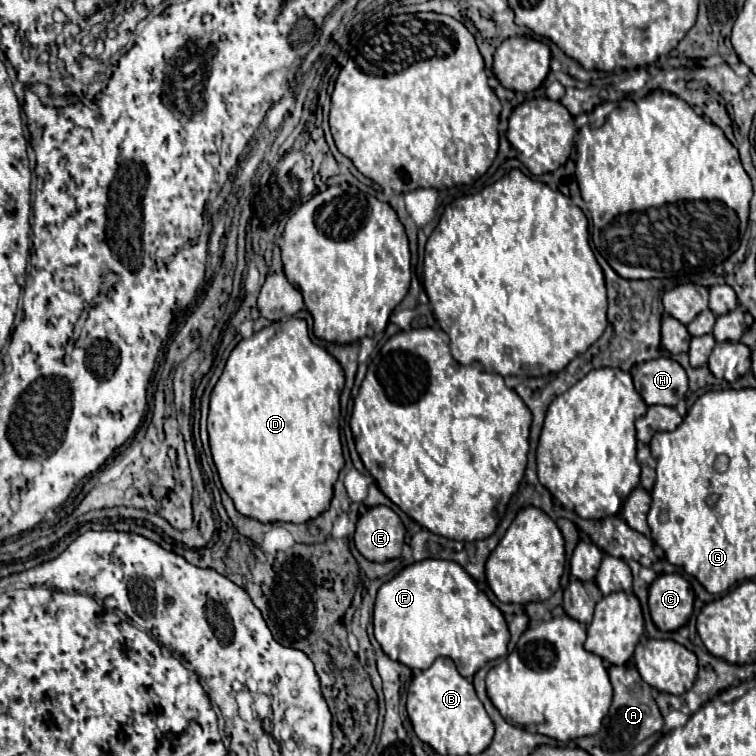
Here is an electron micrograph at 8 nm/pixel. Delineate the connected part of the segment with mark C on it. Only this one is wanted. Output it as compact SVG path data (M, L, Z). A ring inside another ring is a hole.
M660 574L650 584L648 604L656 628L672 632L688 622L694 608L694 592L682 574Z

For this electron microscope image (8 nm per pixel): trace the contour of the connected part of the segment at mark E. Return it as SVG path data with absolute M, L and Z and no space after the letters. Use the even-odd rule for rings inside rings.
M388 506L368 508L356 524L354 544L370 562L386 562L398 558L404 546L404 524Z

